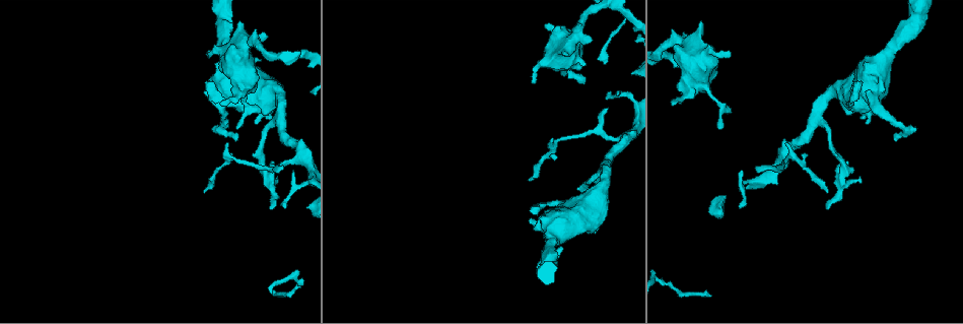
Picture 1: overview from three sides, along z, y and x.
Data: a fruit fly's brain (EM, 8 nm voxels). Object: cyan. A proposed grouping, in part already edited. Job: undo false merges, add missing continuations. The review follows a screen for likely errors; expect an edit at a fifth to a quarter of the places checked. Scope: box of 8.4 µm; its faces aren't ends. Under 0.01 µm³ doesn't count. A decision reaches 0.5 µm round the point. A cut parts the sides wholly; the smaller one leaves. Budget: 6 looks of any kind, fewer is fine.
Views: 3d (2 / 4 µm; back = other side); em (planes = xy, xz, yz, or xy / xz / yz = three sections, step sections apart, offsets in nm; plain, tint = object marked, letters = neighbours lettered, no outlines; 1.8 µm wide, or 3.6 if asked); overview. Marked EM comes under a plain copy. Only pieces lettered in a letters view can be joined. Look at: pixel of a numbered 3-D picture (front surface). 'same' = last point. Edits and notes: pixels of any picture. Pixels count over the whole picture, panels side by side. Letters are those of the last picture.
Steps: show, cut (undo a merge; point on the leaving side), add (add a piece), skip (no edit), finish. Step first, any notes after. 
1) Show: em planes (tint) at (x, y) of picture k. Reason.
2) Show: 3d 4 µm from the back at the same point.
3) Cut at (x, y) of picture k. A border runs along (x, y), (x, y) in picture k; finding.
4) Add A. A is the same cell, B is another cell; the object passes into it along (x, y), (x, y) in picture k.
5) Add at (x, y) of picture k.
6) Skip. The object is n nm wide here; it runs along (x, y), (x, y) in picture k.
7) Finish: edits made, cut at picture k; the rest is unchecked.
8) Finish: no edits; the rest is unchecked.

Show: 3d 4 µm from the back at (728, 57) of picture 1. Free end.

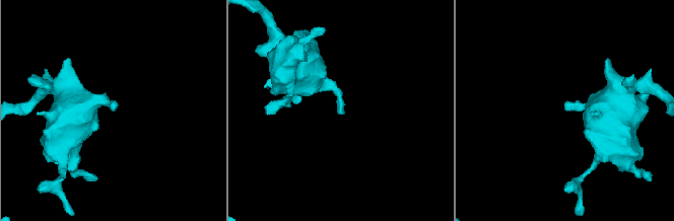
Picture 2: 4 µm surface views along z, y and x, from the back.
Show: em yz step 4 (letters) at (111, 109) of picture 2.

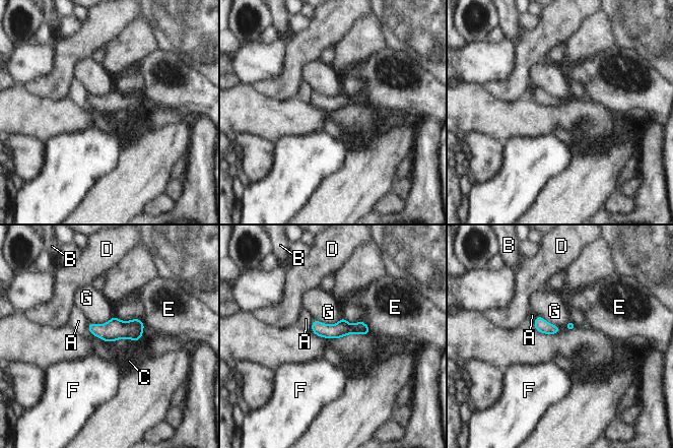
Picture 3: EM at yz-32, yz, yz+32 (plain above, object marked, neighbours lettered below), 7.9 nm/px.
Show: em xz step 8 (letters) at the same point.

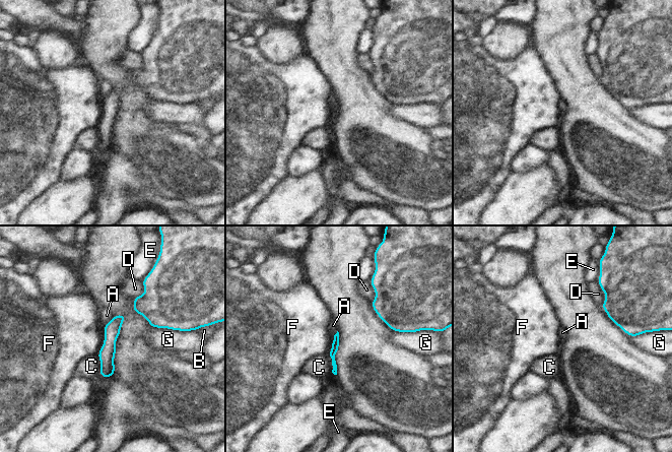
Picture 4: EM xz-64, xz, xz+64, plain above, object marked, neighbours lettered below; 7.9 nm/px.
Skip. A, B, C, D, E, F and G are other cells; a border runs along (114, 316), (104, 328) in picture 4; none of them fits.

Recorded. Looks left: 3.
Show: 3d 4 µm at (528, 180) of picture 1. Long arm stops here.

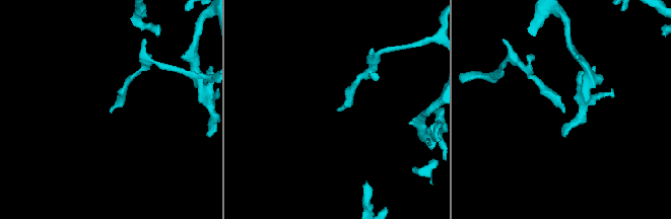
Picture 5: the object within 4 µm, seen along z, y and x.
Show: em xz step 8 (tint) at (562, 111) of picture 5.

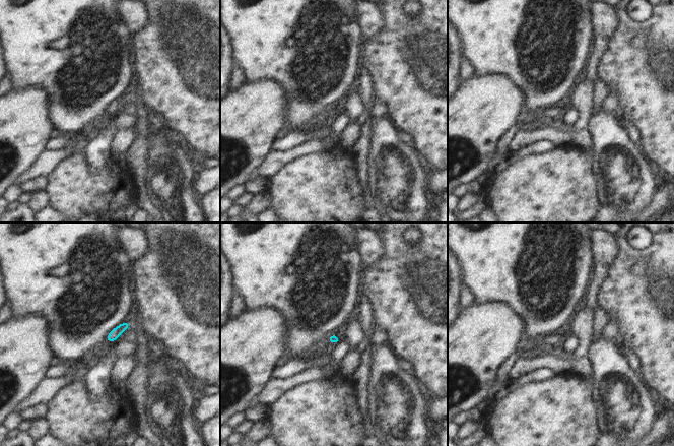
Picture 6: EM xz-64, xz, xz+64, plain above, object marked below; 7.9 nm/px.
Show: em planes (letters) at the same point. Another direction.

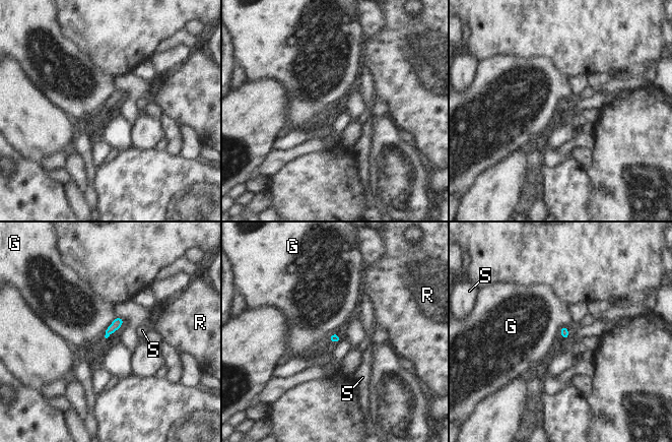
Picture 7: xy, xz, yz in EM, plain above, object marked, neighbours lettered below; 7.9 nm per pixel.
Skip. G, R and S are other cells; a border runs along (117, 317), (107, 328), (104, 336) in picture 7; none of them fits.

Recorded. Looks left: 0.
Finish: no edits; the rest is unchecked.

